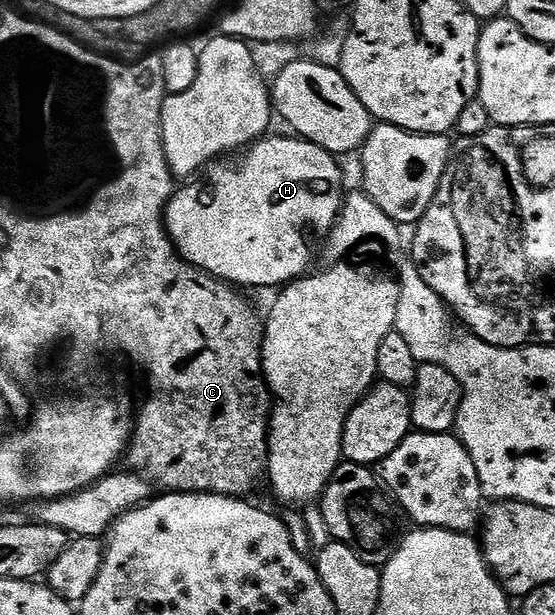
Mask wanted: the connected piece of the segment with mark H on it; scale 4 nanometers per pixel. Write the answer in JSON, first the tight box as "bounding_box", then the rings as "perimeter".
{"bounding_box":[165,135,347,289],"perimeter":[[[277,135],[269,138],[262,137],[249,144],[236,157],[222,157],[210,163],[209,176],[201,187],[193,183],[182,191],[181,188],[174,190],[165,208],[165,230],[178,255],[193,264],[198,272],[212,275],[226,285],[238,283],[241,287],[280,289],[302,278],[310,270],[305,227],[322,227],[323,232],[331,232],[345,202],[347,188],[341,180],[338,156],[300,137],[284,139]]]}

